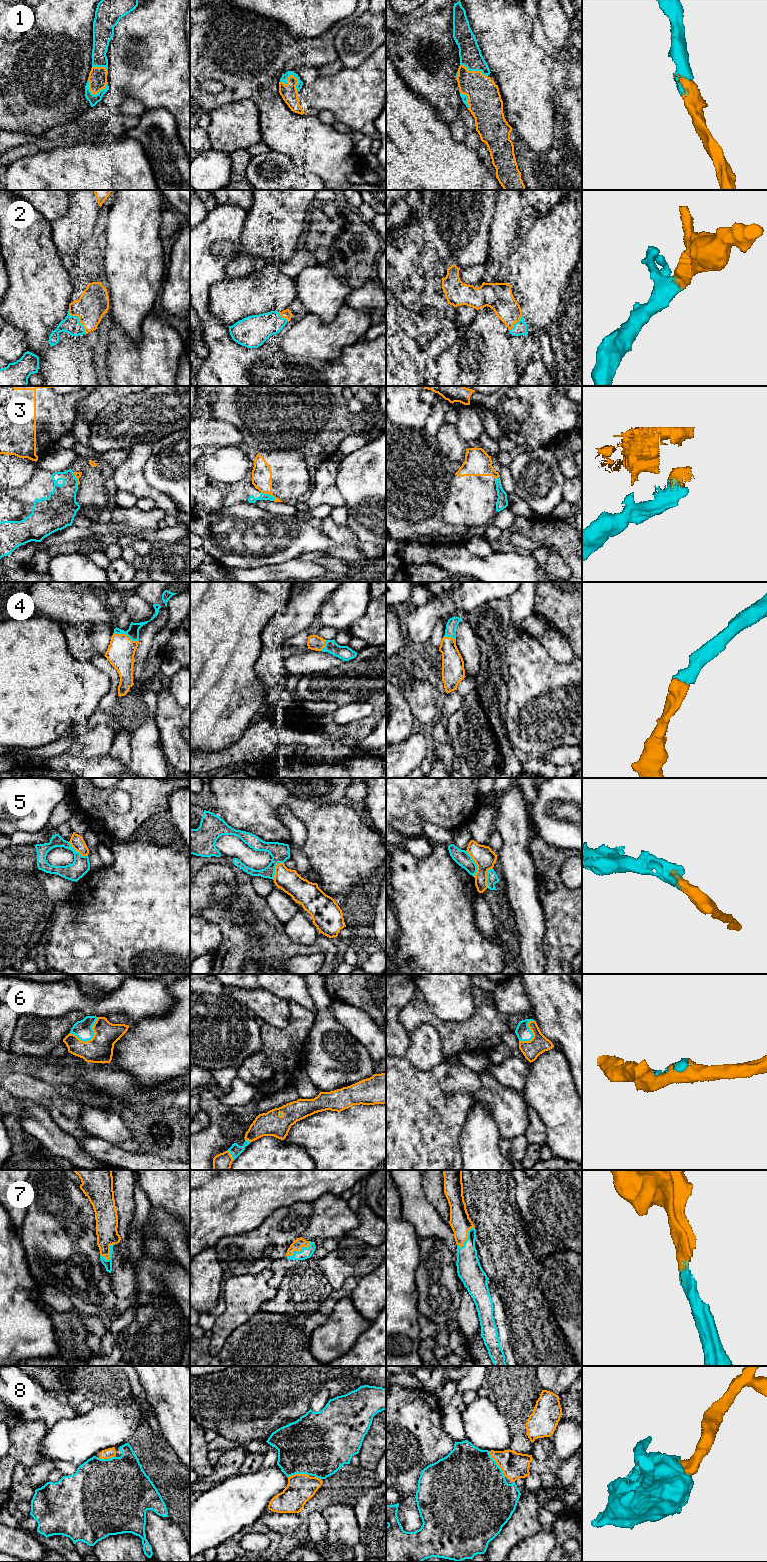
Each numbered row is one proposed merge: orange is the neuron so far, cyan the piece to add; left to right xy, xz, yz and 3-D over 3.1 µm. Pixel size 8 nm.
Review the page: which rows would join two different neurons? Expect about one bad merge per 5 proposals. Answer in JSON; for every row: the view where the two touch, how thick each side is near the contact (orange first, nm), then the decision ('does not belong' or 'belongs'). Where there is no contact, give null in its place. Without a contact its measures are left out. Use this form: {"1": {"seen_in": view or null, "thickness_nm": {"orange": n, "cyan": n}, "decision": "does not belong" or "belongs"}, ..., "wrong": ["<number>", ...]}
{"1": {"seen_in": "xz", "thickness_nm": {"orange": 130, "cyan": 60}, "decision": "belongs"}, "2": {"seen_in": "xy", "thickness_nm": {"orange": 240, "cyan": 140}, "decision": "belongs"}, "3": {"seen_in": "xz", "thickness_nm": {"orange": 160, "cyan": 60}, "decision": "does not belong"}, "4": {"seen_in": "xy", "thickness_nm": {"orange": 220, "cyan": 100}, "decision": "belongs"}, "5": {"seen_in": "yz", "thickness_nm": {"orange": 170, "cyan": 120}, "decision": "does not belong"}, "6": {"seen_in": "xy", "thickness_nm": {"orange": 220, "cyan": 150}, "decision": "belongs"}, "7": {"seen_in": "xz", "thickness_nm": {"orange": 90, "cyan": 80}, "decision": "belongs"}, "8": {"seen_in": "yz", "thickness_nm": {"orange": 220, "cyan": 500}, "decision": "belongs"}, "wrong": ["3", "5"]}

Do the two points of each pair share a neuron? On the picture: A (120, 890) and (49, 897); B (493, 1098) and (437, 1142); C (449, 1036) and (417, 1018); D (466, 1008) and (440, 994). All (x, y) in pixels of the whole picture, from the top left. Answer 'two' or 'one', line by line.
A: two
B: two
C: one
D: one

